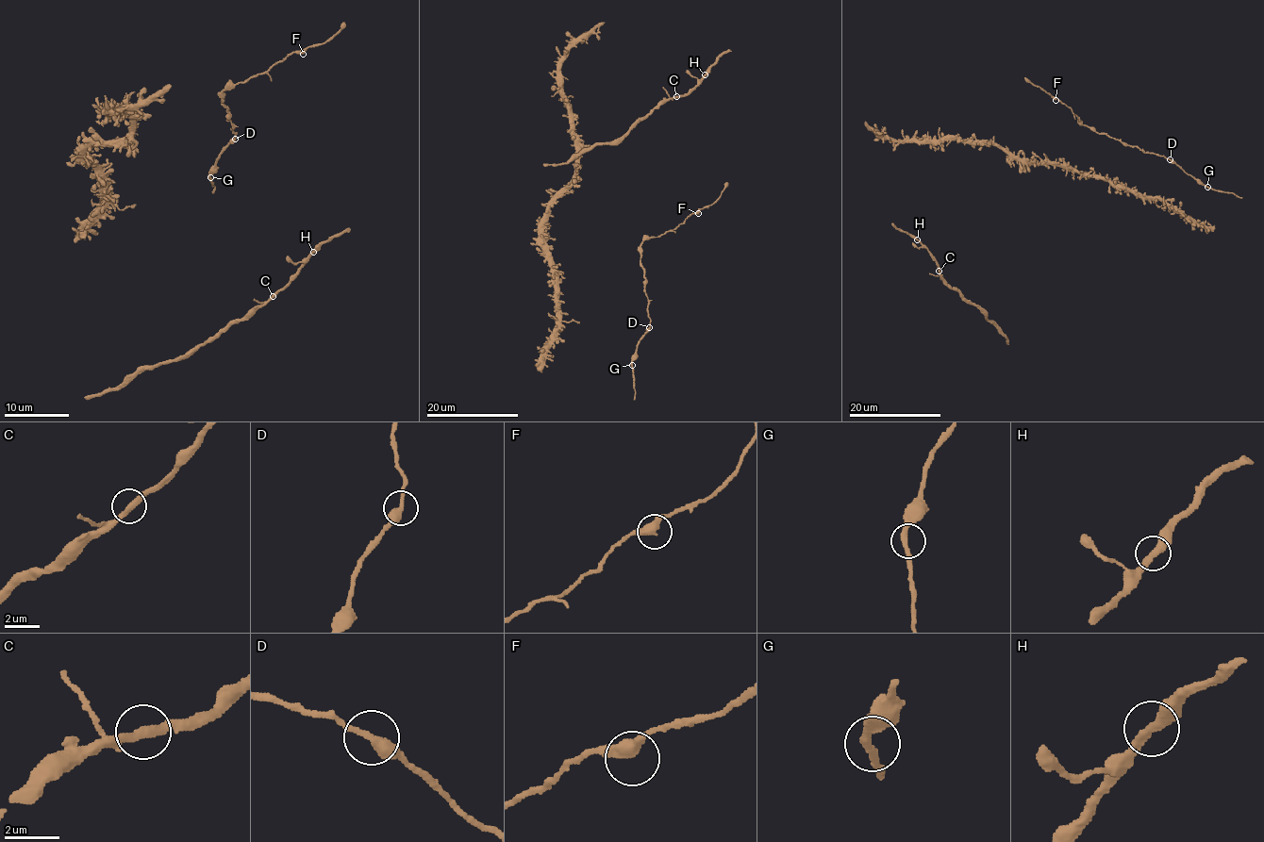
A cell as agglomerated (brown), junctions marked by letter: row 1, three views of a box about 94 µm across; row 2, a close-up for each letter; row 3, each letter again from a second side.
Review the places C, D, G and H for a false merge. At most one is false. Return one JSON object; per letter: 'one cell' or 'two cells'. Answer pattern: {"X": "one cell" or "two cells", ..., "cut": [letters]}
{"C": "one cell", "D": "one cell", "G": "one cell", "H": "one cell", "cut": []}

